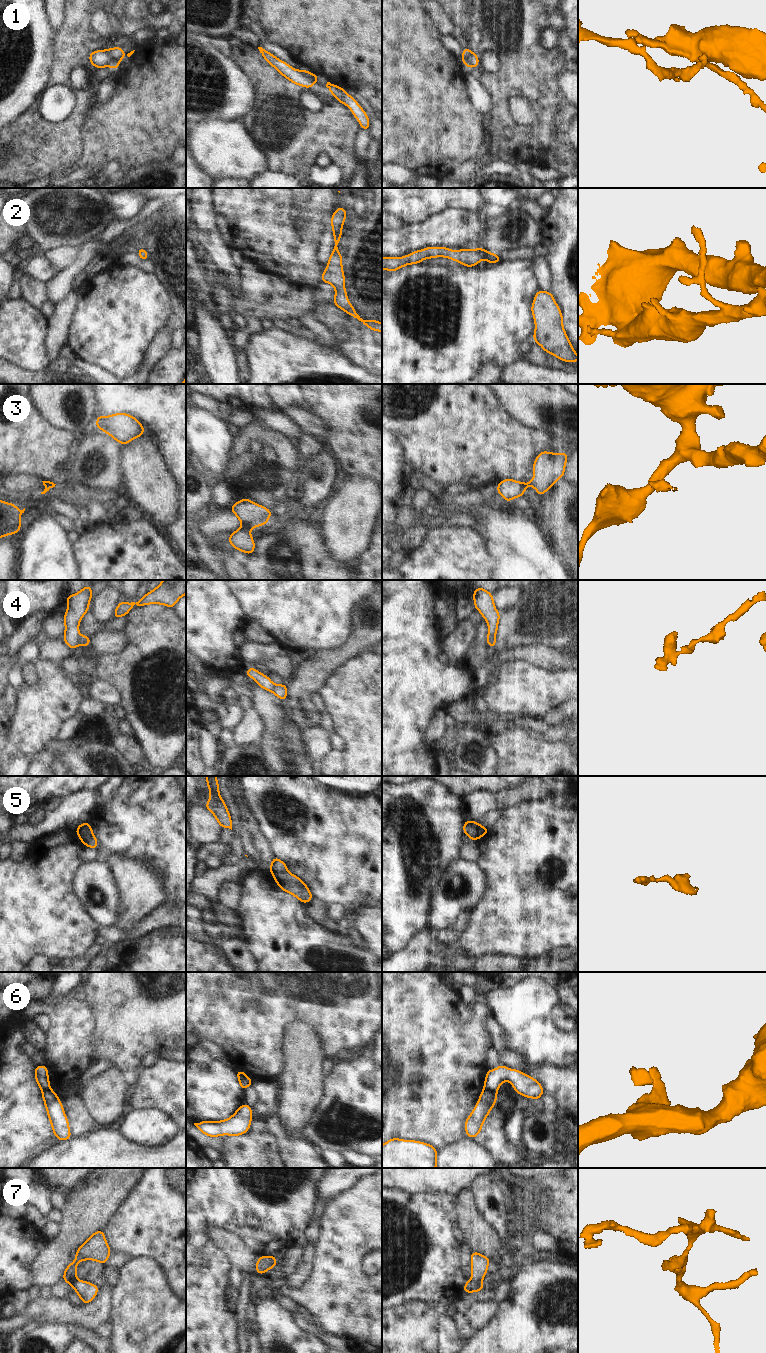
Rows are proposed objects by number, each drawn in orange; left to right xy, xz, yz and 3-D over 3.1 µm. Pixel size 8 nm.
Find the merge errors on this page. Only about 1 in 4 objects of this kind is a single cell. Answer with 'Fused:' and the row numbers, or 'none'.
Fused: 1, 3, 4, 5, 6, 7

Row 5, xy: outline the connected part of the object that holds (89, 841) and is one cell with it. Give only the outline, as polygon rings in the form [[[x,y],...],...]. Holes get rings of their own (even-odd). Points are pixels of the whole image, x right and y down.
[[[80,823],[78,825],[78,827],[76,828],[76,834],[77,836],[80,838],[81,842],[89,847],[89,848],[95,848],[95,849],[98,849],[98,841],[95,837],[92,837],[90,834],[86,833],[86,834],[82,834],[80,832],[80,829],[81,829],[81,826],[82,824]]]

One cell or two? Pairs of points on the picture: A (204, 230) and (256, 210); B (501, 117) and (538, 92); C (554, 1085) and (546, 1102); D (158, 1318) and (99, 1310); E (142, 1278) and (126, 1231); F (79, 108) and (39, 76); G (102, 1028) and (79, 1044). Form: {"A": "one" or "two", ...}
{"A": "two", "B": "one", "C": "two", "D": "two", "E": "two", "F": "two", "G": "two"}

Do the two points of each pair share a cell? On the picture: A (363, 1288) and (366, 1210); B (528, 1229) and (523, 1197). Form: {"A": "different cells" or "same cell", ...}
{"A": "same cell", "B": "same cell"}

